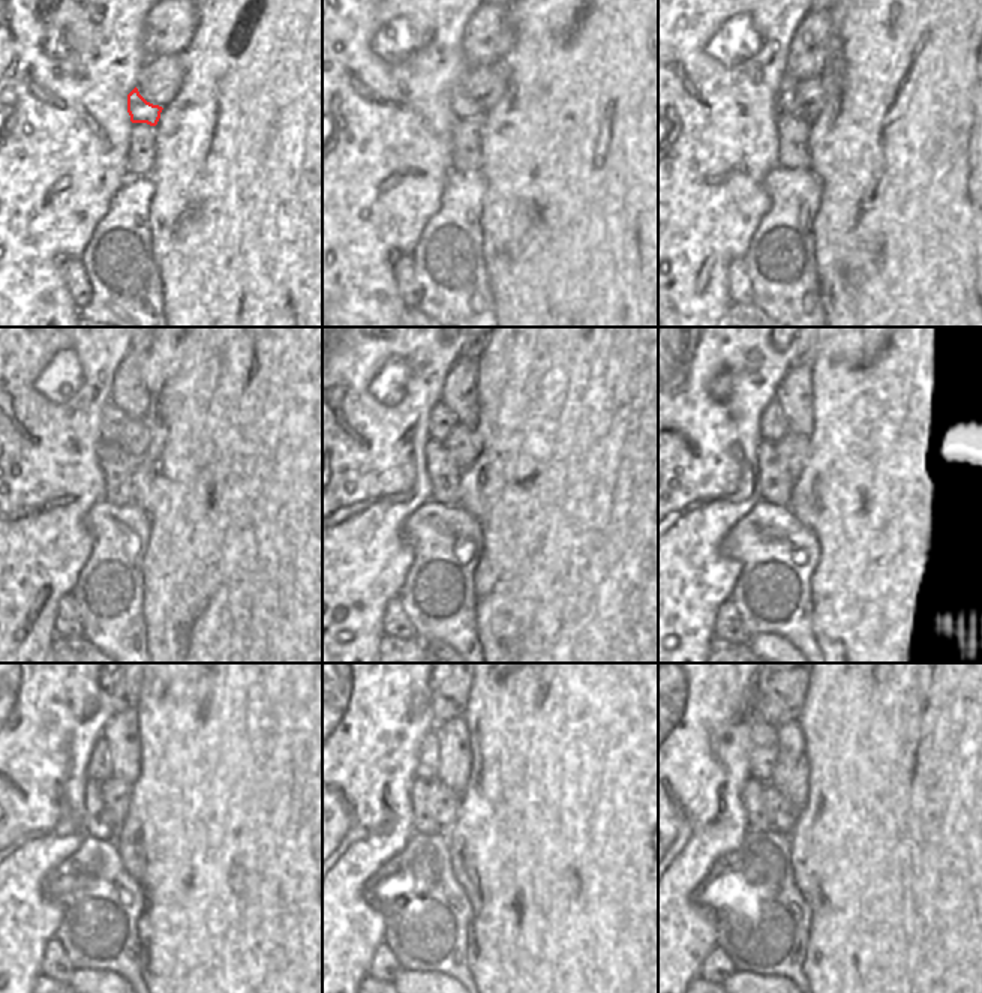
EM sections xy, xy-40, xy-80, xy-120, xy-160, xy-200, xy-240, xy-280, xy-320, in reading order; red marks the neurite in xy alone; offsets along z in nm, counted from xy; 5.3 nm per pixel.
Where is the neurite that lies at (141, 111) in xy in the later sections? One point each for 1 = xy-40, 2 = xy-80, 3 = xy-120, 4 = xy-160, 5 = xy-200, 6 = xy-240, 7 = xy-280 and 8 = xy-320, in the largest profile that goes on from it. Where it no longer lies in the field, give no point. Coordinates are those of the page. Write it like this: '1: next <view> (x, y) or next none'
1: next xy-40 (464, 108)
2: next xy-80 (787, 104)
3: next xy-120 (111, 419)
4: next xy-160 (443, 420)
5: next xy-200 (774, 425)
6: next xy-240 (99, 767)
7: next xy-280 (428, 765)
8: next xy-320 (763, 746)

